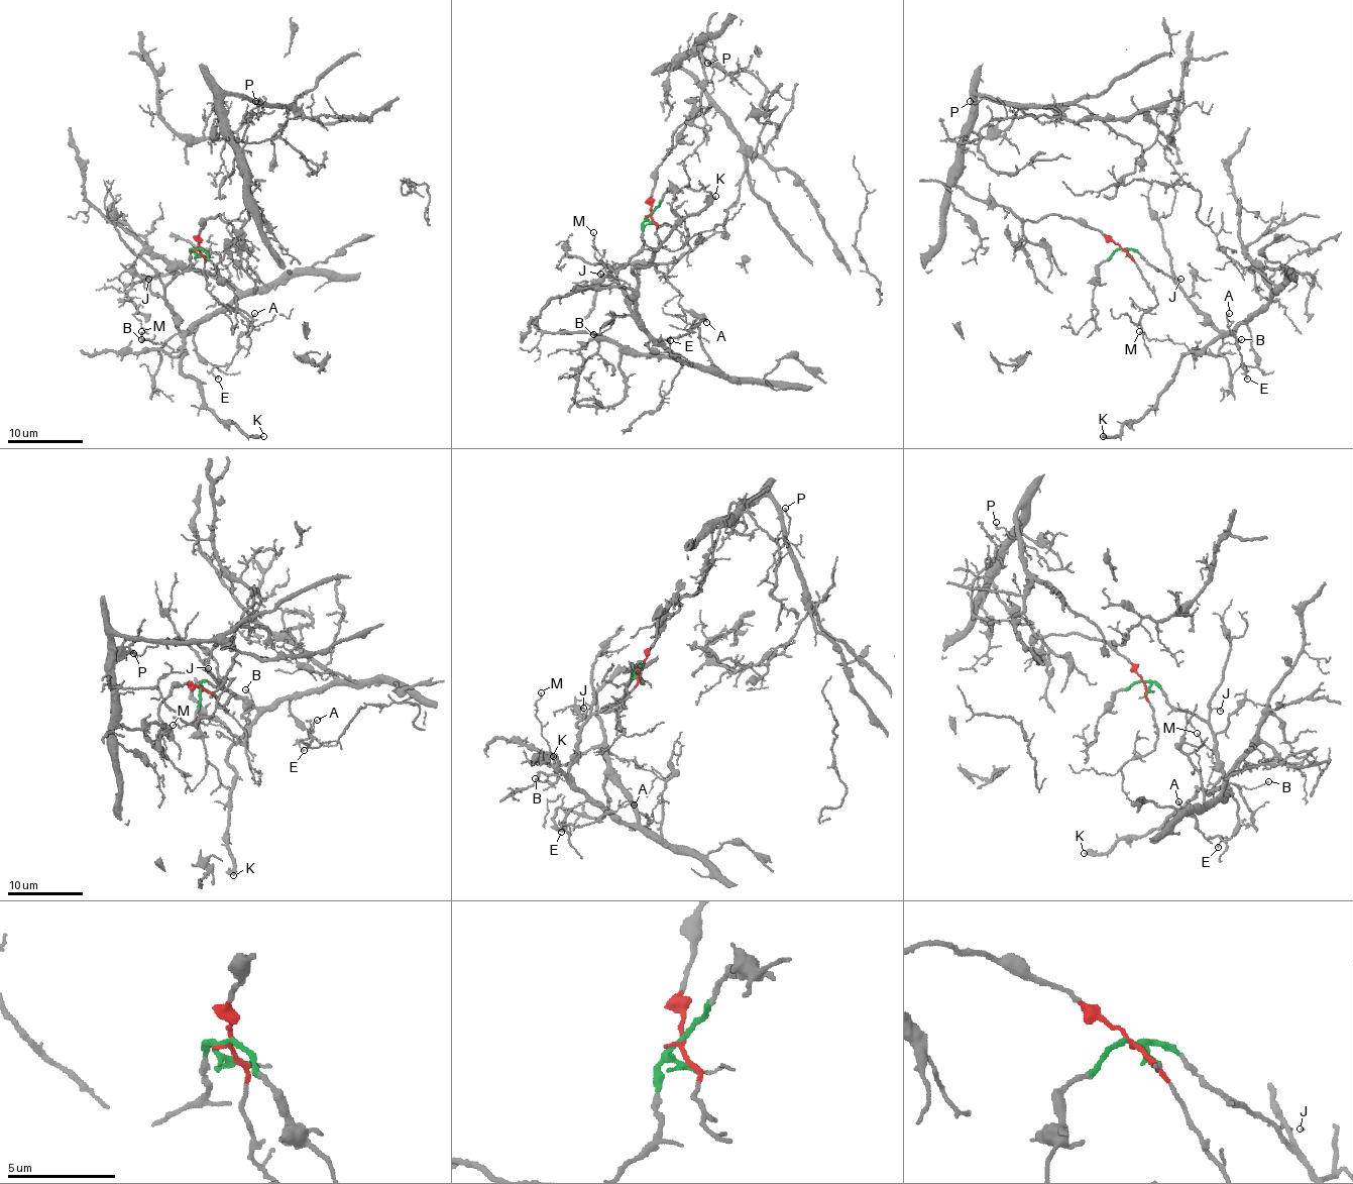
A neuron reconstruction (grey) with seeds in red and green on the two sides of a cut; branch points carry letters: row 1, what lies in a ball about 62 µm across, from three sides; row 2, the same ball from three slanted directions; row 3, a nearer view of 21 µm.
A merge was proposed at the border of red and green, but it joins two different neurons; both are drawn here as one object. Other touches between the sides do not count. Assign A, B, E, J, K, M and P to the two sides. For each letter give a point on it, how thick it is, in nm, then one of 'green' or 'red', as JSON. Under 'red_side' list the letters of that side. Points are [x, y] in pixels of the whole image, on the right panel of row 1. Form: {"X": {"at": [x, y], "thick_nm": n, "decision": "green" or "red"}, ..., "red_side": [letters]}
{"A": {"at": [1229, 313], "thick_nm": 140, "decision": "green"}, "B": {"at": [1241, 339], "thick_nm": 100, "decision": "green"}, "E": {"at": [1247, 379], "thick_nm": 120, "decision": "green"}, "J": {"at": [1180, 279], "thick_nm": 120, "decision": "green"}, "K": {"at": [1103, 436], "thick_nm": 320, "decision": "green"}, "M": {"at": [1139, 331], "thick_nm": 130, "decision": "green"}, "P": {"at": [970, 101], "thick_nm": 140, "decision": "red"}, "red_side": ["P"]}

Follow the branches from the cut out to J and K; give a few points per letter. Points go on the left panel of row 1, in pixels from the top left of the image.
J: (198, 248), (191, 250), (191, 265), (165, 284), (149, 279)
K: (198, 248), (165, 288), (185, 350), (181, 370), (220, 420), (263, 436)

